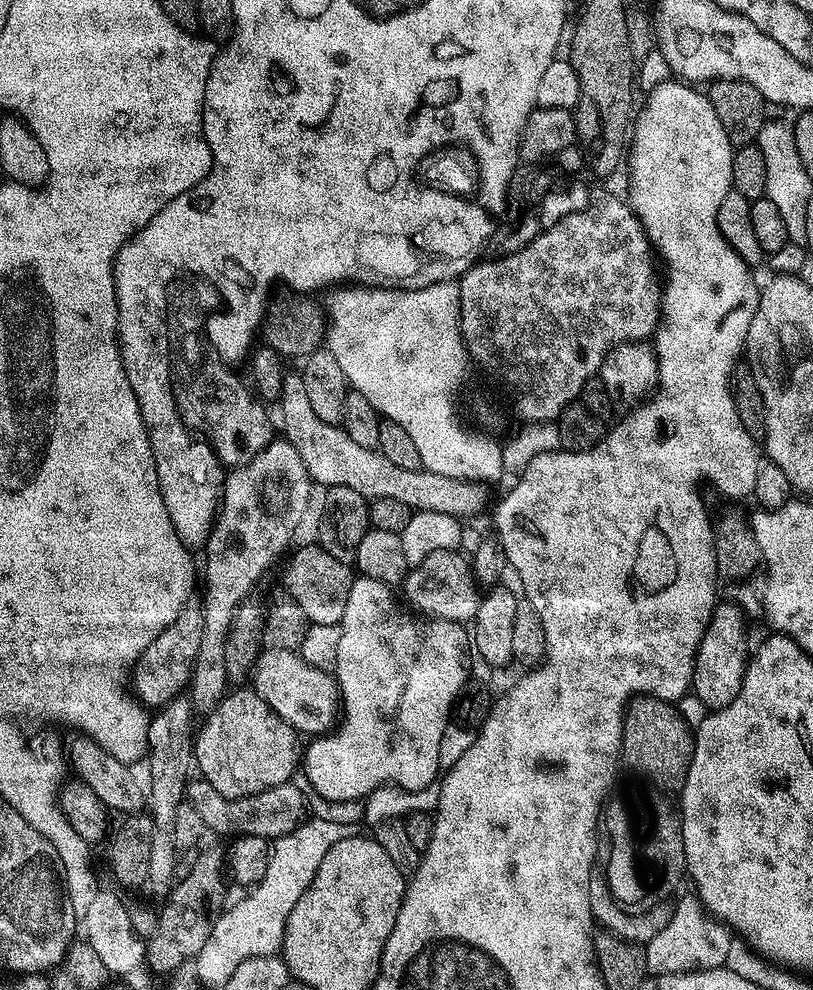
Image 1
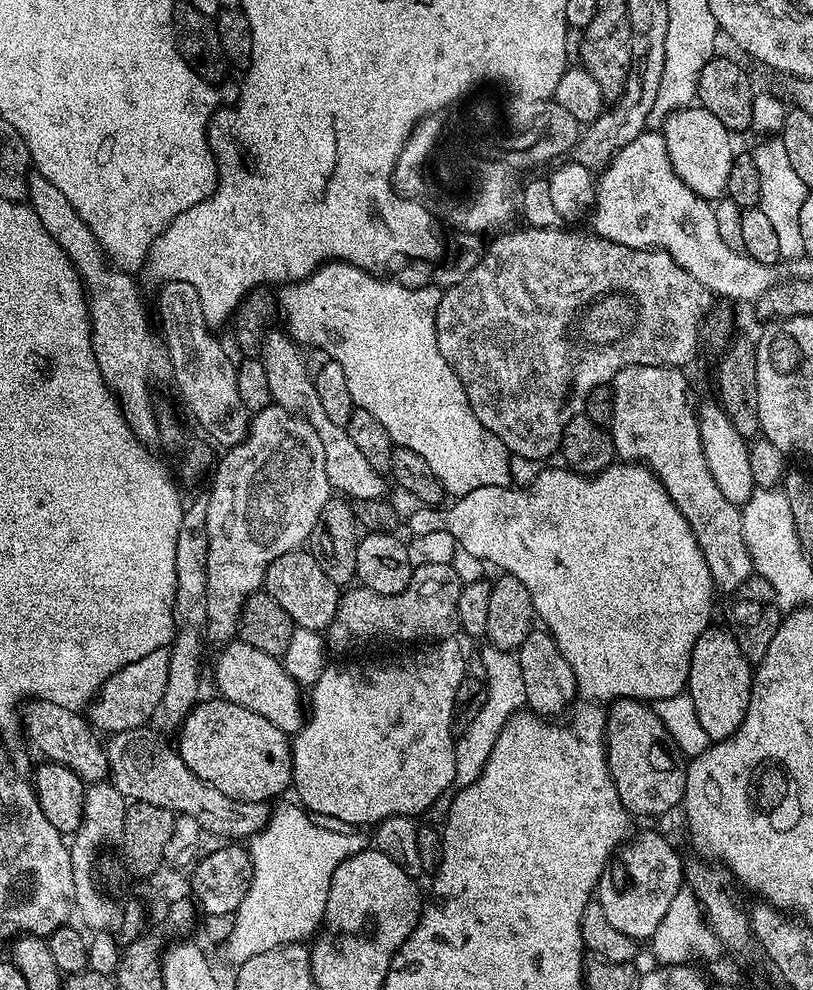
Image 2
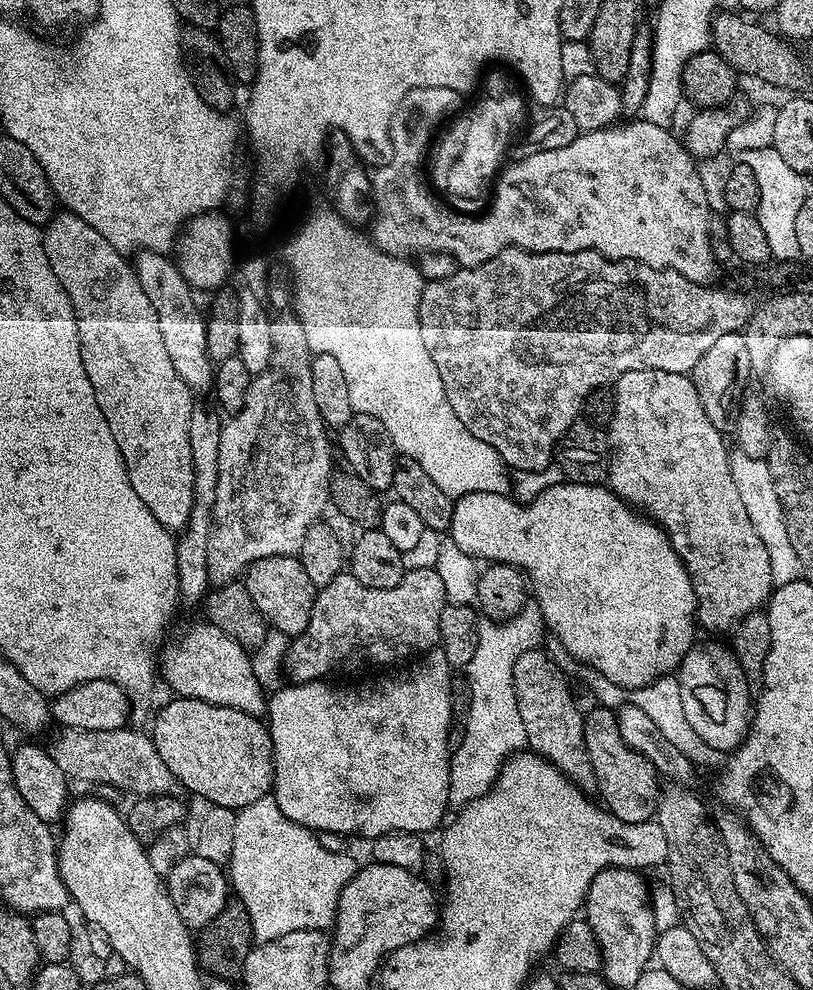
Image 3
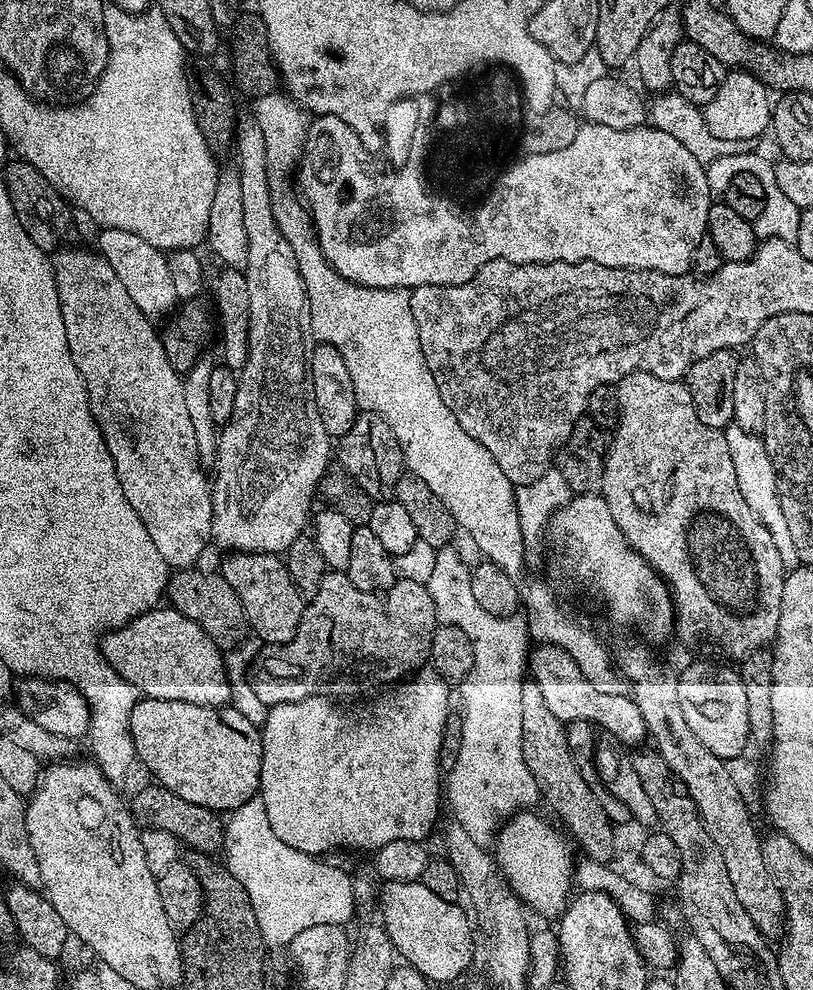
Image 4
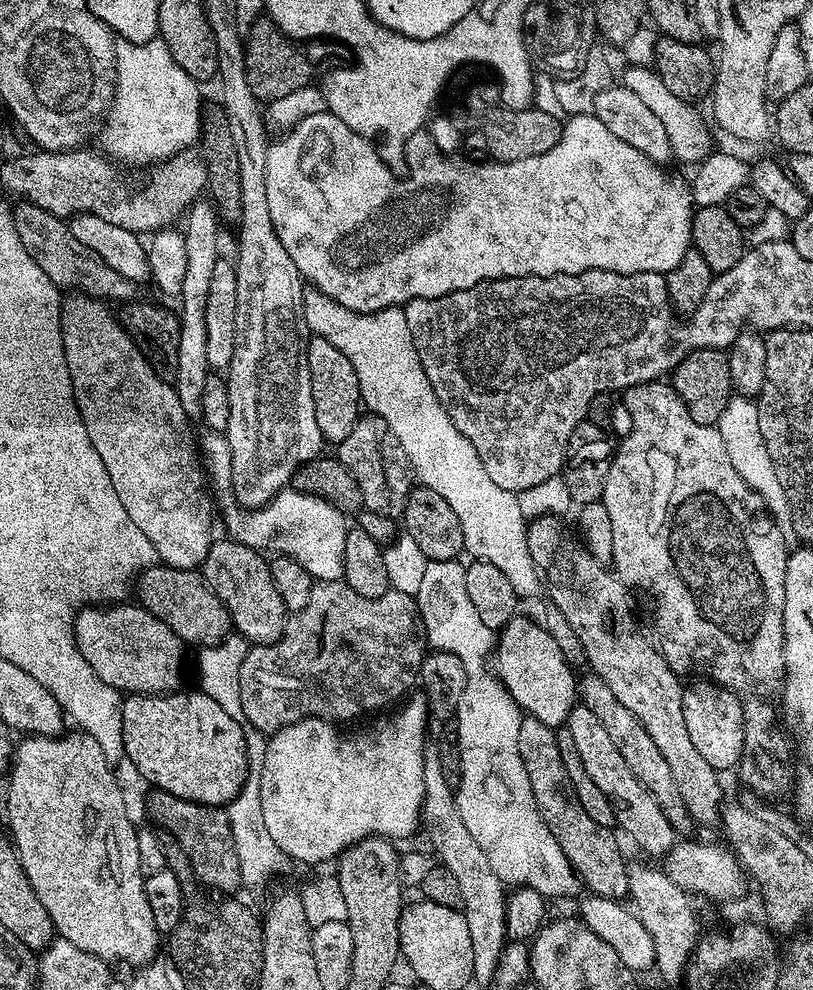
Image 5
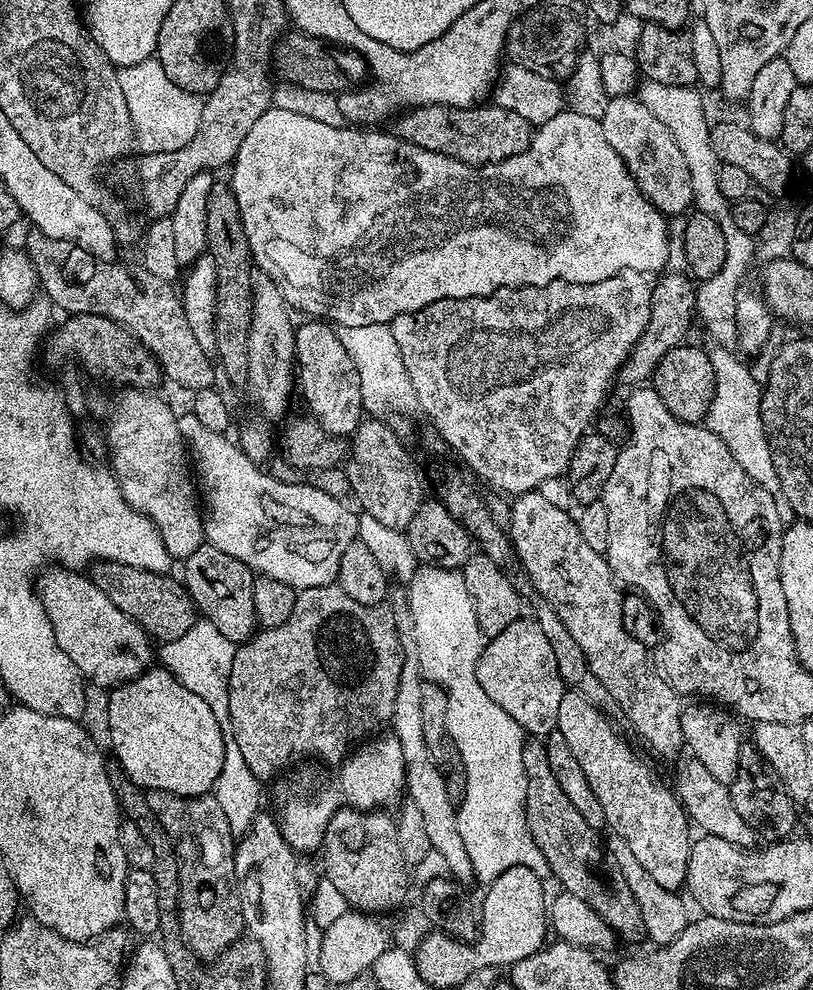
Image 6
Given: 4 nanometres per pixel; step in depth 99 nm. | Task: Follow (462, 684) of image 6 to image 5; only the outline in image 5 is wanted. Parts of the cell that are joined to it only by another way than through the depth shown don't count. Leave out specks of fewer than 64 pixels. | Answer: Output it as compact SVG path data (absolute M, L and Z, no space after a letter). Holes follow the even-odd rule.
M459 559L429 560L422 586L414 598L422 632L429 641L437 640L440 643L437 645L472 644L478 655L488 656L494 648L494 630L478 618L478 610L474 610L474 602L470 602L470 594L466 594L465 565L460 563ZM465 655L463 662L468 681L454 717L460 739L460 778L455 789L458 814L505 886L527 886L543 898L579 897L580 878L546 822L540 820L534 790L530 790L526 766L518 754L522 711L496 676L484 669L482 657Z

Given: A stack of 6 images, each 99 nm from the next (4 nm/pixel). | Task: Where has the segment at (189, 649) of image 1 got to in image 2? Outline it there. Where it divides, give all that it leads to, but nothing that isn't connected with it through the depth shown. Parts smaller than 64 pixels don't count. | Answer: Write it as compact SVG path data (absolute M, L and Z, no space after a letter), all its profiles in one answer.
M167 647L154 650L146 654L146 658L138 658L138 662L130 662L130 666L115 672L100 687L87 709L86 716L91 727L101 733L104 731L104 734L145 727L151 721L148 719L157 715L162 694L166 690L166 674L170 674Z

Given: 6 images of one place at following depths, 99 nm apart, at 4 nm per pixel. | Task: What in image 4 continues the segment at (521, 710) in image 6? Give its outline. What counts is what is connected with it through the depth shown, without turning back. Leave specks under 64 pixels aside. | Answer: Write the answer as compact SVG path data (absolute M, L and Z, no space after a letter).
M549 644L537 645L529 653L528 670L533 683L539 686L546 706L565 724L570 721L590 721L626 748L636 748L643 745L640 743L644 740L647 741L648 726L631 695L597 691L586 678L582 678L582 670L566 651Z

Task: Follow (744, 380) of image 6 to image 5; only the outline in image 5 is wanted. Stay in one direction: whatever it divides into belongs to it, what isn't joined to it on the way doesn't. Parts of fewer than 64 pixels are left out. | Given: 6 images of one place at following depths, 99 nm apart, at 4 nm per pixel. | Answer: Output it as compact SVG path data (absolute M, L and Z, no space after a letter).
M739 394L729 397L726 408L722 410L722 418L718 427L722 434L722 443L726 446L726 454L730 454L730 463L734 465L734 470L738 470L738 474L751 486L752 491L762 497L764 505L772 513L772 519L776 521L785 538L791 537L793 531L790 510L782 486L778 482L774 462L770 462L770 453L766 450L766 442L762 442L762 426L758 426L758 410L755 399Z

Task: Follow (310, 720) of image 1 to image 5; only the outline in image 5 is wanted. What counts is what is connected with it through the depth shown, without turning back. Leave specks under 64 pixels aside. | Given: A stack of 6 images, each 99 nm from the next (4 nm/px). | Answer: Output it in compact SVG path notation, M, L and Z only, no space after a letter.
M139 603L85 606L72 621L76 651L90 662L90 670L102 682L124 694L167 694L179 689L186 644L164 621Z

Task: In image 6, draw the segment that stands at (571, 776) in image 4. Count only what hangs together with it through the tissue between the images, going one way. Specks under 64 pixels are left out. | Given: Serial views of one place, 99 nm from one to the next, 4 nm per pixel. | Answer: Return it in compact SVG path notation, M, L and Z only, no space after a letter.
M532 738L525 743L522 766L528 783L526 822L538 850L542 850L546 858L549 873L553 877L556 875L563 891L576 895L593 908L621 941L639 937L644 930L642 914L638 902L634 902L634 894L630 894L630 886L626 886L626 878L622 878L622 870L618 870L614 858L608 855L602 836L600 840L601 833L591 828L582 814L574 810L570 798L562 794L562 786L558 786L558 778L554 778L554 770L550 770L550 758L546 758L546 750L539 739Z

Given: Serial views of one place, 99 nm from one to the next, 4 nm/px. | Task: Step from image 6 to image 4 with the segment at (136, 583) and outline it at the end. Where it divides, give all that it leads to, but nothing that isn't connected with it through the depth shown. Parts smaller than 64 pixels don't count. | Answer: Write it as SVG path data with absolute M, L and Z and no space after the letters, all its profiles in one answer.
M179 569L169 577L166 589L169 605L191 621L198 622L198 626L202 626L202 630L206 630L208 637L222 650L243 644L250 629L246 614L242 610L242 602L238 602L238 594L230 590L230 582L223 580L219 571L202 572L198 569Z

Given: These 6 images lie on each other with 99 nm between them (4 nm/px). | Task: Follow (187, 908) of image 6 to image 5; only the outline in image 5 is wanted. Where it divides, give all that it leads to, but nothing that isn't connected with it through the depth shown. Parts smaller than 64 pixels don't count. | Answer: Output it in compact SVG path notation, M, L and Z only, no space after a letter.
M152 788L149 793L148 812L152 815L151 823L158 824L156 826L168 831L181 844L196 875L204 876L206 880L217 885L223 885L230 894L235 893L236 887L240 888L242 883L230 818L227 817L225 809L214 804L190 802L161 788Z

